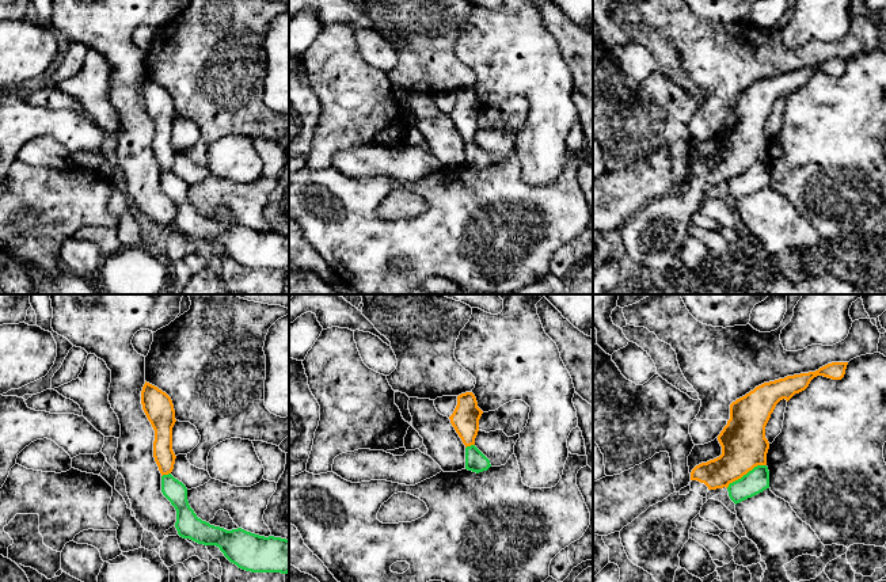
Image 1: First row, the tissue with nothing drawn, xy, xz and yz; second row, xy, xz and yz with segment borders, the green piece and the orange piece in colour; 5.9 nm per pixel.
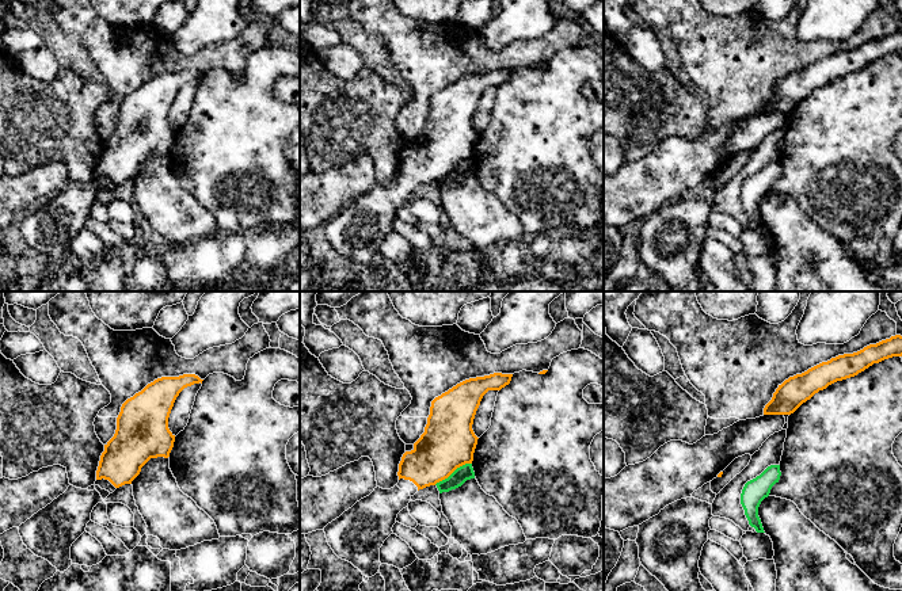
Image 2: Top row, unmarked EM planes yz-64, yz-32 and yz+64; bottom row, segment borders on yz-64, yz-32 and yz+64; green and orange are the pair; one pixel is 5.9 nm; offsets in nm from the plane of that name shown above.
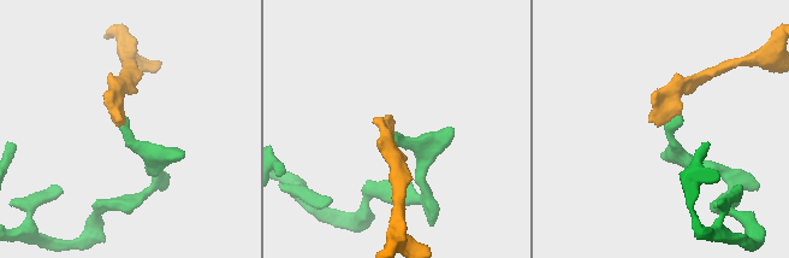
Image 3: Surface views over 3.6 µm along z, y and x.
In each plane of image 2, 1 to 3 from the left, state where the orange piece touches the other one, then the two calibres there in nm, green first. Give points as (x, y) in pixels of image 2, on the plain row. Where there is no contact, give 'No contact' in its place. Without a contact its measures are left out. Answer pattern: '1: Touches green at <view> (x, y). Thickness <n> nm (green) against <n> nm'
1: No contact
2: Touches green at yz-32 (453, 168). Thickness 90 nm (green) against 320 nm
3: No contact

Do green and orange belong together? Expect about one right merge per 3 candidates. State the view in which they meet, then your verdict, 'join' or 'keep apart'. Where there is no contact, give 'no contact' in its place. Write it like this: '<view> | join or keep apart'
yz | keep apart

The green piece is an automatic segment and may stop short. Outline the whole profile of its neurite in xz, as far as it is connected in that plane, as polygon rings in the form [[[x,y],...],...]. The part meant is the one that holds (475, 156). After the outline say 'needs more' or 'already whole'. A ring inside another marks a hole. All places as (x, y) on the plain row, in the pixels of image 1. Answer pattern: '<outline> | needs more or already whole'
[[[475,141],[465,144],[465,166],[479,170],[490,163],[490,156]]] | already whole

